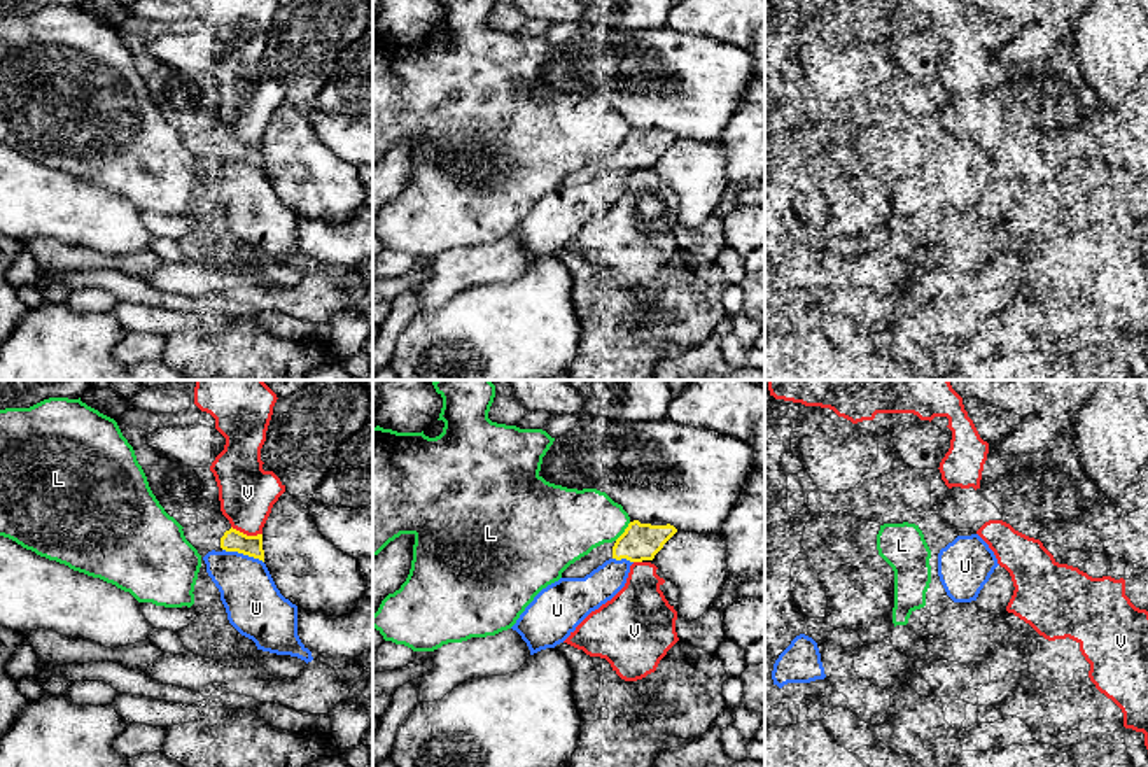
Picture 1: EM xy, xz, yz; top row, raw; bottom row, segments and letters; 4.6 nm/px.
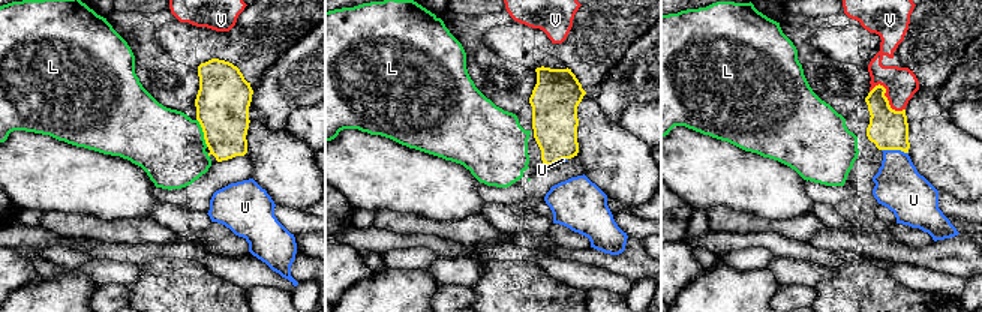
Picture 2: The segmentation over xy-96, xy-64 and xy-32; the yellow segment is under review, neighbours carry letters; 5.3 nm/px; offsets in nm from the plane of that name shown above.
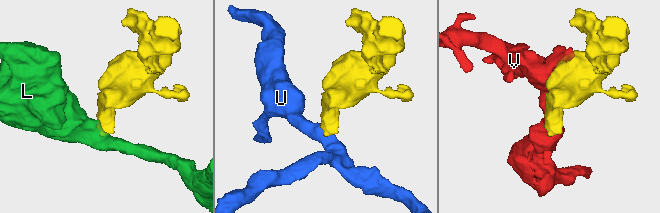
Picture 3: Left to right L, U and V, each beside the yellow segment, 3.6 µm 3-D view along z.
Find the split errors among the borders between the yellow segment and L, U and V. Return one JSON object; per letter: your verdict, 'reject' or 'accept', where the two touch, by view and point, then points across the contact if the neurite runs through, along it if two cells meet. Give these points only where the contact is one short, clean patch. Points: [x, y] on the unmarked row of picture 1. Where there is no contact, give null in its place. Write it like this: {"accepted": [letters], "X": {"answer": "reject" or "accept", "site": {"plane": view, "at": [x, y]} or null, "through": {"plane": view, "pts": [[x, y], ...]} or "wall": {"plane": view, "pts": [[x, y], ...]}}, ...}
{"accepted": [], "L": {"answer": "reject", "site": {"plane": "xz", "at": [625, 139]}}, "U": {"answer": "reject", "site": {"plane": "xy", "at": [244, 161]}, "wall": {"plane": "xy", "pts": [[223, 156], [258, 165], [263, 170]]}}, "V": {"answer": "reject", "site": {"plane": "xy", "at": [245, 142]}}}

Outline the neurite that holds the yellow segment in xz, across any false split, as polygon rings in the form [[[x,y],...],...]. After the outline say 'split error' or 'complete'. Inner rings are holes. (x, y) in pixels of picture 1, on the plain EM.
[[[630,126],[625,140],[612,151],[593,156],[588,163],[570,172],[562,186],[584,186],[609,166],[630,170],[653,168],[663,152],[677,140],[667,130],[639,130]]] | split error

